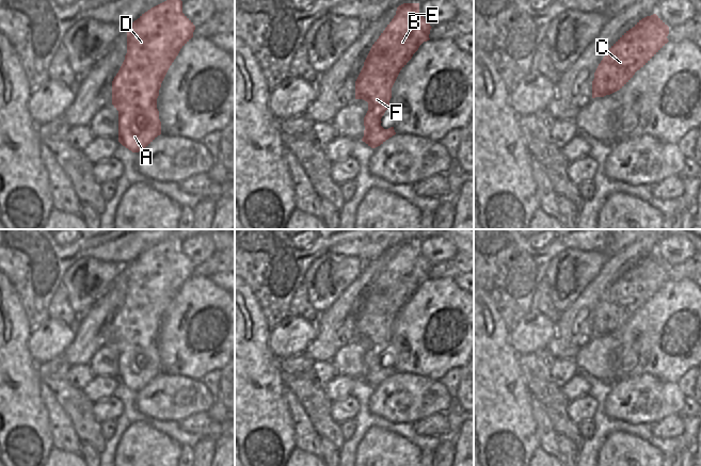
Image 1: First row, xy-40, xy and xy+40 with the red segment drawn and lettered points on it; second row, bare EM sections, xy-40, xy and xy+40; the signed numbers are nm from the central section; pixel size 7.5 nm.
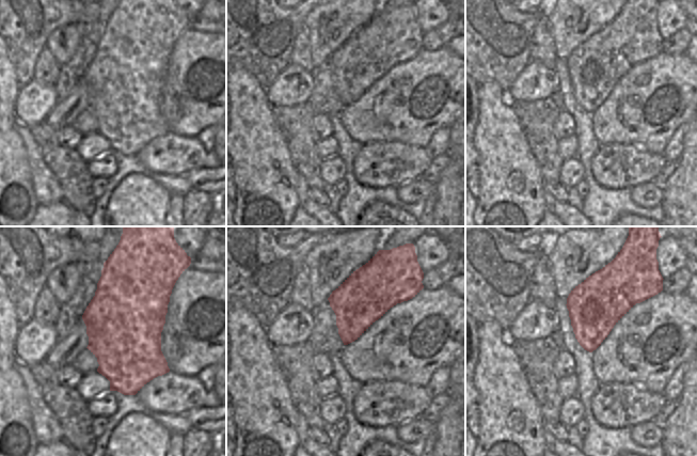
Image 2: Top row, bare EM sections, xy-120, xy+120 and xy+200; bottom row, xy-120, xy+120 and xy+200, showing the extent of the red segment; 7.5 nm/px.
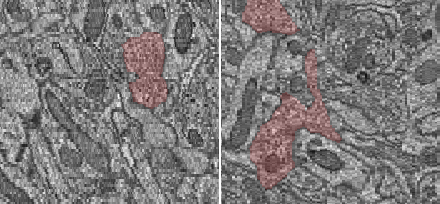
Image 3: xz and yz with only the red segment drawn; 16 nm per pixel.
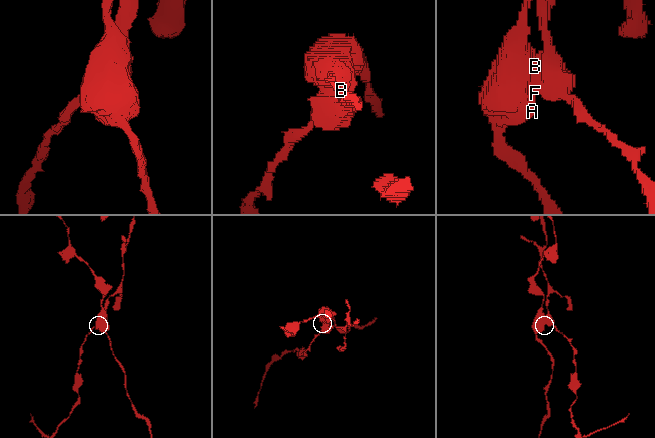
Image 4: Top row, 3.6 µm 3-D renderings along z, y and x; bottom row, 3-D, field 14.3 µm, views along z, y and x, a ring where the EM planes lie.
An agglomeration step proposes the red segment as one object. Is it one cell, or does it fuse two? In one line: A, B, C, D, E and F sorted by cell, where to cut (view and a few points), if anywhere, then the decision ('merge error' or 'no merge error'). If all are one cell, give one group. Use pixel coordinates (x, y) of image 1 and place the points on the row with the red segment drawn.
A B D E F / C | xy (420, 43), (409, 59) | merge error

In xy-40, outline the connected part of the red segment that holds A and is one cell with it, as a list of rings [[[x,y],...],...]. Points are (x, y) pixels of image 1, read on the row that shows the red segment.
[[[166,0],[127,26],[127,53],[112,81],[112,105],[118,111],[118,142],[132,152],[139,152],[161,134],[161,122],[157,109],[159,90],[180,49],[193,37],[194,30],[193,22],[182,13],[181,0]]]

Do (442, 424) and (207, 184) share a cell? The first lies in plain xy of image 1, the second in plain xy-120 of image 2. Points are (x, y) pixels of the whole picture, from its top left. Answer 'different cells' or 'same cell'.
same cell

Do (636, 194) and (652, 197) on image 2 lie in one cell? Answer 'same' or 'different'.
same

